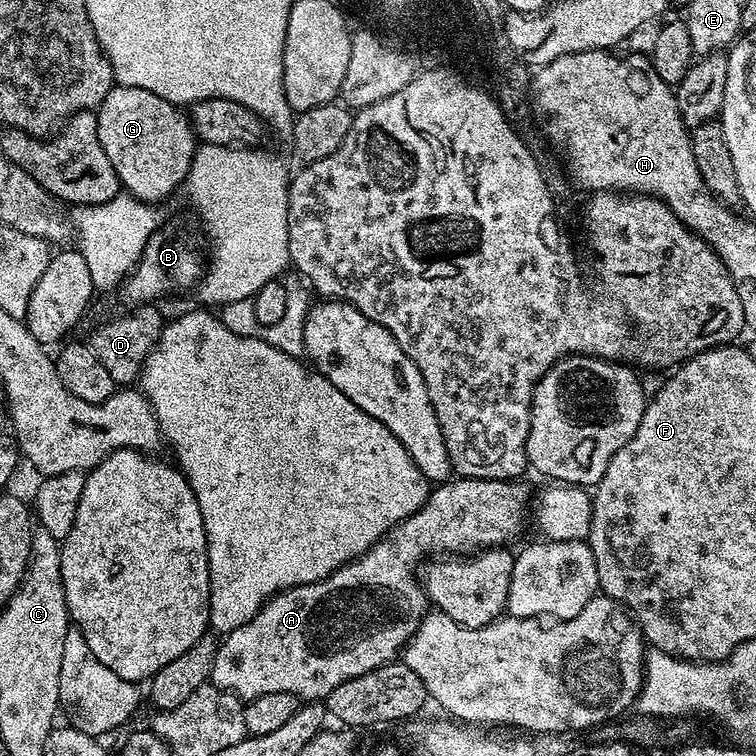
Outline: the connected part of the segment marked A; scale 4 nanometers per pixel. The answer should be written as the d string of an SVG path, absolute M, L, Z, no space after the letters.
M469 476L463 478L449 478L444 481L442 484L437 484L435 487L429 491L428 501L422 505L420 509L418 509L414 515L408 516L404 519L404 521L395 528L392 529L391 533L384 537L383 540L380 540L376 545L370 549L369 552L364 552L360 555L357 560L352 560L348 564L343 564L343 566L338 569L336 572L331 572L331 574L325 578L325 580L319 580L318 582L314 582L313 584L299 584L296 588L288 588L284 592L278 592L275 596L272 597L268 603L262 606L262 610L258 614L254 614L254 618L250 618L250 622L246 622L246 626L238 626L238 630L234 630L233 632L227 633L219 641L216 657L214 658L214 670L212 671L211 683L215 684L217 688L220 689L221 692L232 692L234 695L239 696L241 700L247 702L253 700L254 698L258 698L262 694L282 694L283 692L289 692L290 694L294 694L297 696L302 702L320 702L323 701L330 694L330 690L334 690L334 686L342 686L342 682L346 682L350 678L358 678L362 674L366 674L370 670L374 670L378 666L382 666L383 664L387 664L389 662L395 661L397 657L401 655L404 651L405 644L411 640L412 635L418 631L420 628L420 623L424 621L424 617L428 615L430 611L430 601L427 596L424 594L424 590L421 584L421 581L418 579L418 569L421 567L420 560L427 561L429 558L435 557L437 554L475 554L486 548L498 548L501 546L511 545L511 540L516 540L520 536L520 531L524 528L524 519L529 519L530 516L530 500L528 504L528 488L521 482L519 479L515 480L475 480L474 478L470 478Z

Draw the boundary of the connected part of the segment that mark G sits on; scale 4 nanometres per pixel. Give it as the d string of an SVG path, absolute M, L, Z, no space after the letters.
M116 84L95 109L98 142L114 166L121 189L136 199L155 200L166 197L183 183L198 147L187 115L171 104L167 95L142 90L138 86Z

